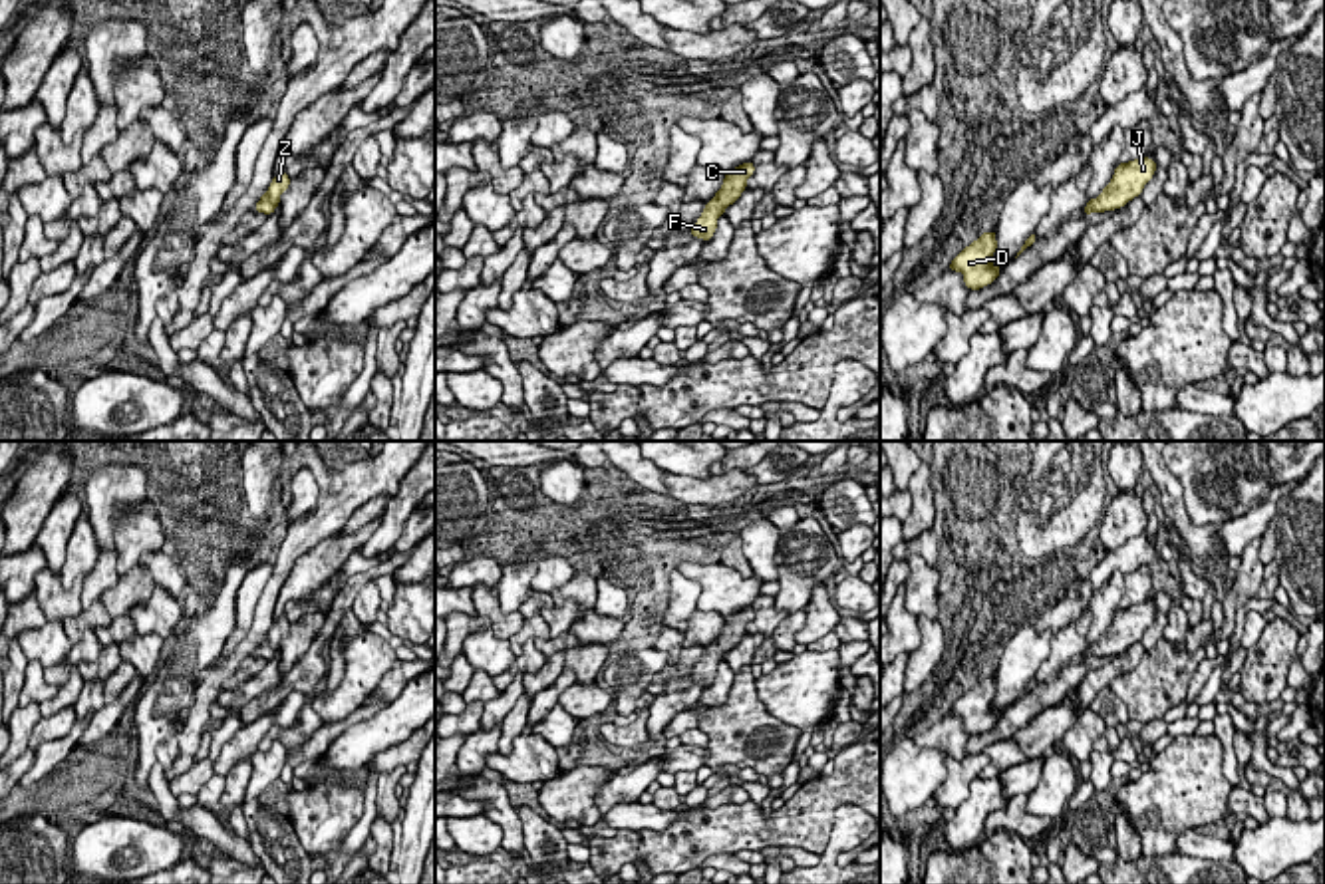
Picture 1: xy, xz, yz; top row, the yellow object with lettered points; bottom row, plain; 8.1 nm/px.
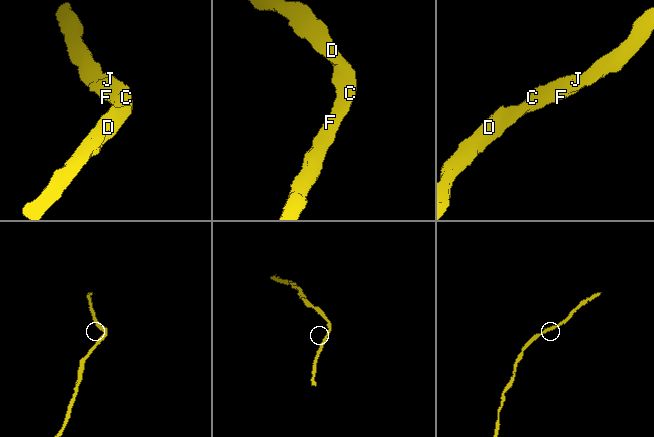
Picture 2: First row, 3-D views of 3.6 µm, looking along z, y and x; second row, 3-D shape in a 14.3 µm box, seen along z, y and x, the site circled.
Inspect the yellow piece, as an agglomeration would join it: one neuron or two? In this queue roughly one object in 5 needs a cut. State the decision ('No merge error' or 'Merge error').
No merge error

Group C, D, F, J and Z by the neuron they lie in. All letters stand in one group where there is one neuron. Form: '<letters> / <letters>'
C D F J Z

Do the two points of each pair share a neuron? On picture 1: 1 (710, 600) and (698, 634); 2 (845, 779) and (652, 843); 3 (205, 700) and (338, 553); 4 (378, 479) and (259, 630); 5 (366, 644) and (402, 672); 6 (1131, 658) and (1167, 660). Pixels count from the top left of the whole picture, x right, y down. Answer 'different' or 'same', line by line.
1: different
2: same
3: different
4: same
5: different
6: different

